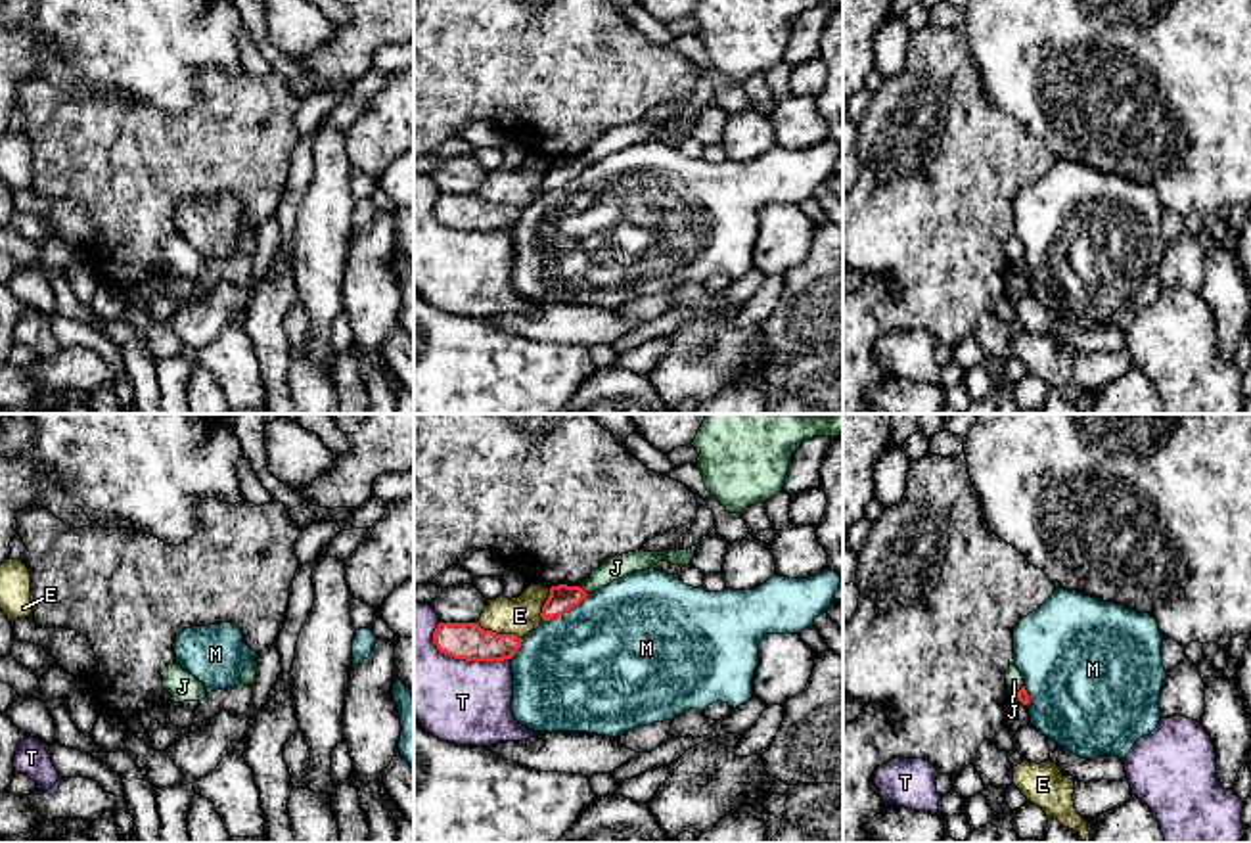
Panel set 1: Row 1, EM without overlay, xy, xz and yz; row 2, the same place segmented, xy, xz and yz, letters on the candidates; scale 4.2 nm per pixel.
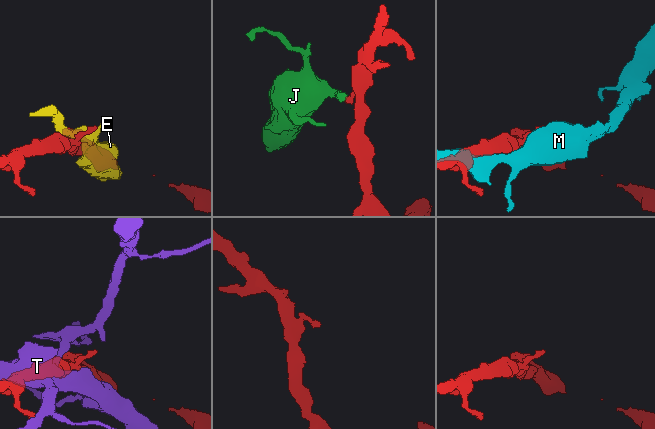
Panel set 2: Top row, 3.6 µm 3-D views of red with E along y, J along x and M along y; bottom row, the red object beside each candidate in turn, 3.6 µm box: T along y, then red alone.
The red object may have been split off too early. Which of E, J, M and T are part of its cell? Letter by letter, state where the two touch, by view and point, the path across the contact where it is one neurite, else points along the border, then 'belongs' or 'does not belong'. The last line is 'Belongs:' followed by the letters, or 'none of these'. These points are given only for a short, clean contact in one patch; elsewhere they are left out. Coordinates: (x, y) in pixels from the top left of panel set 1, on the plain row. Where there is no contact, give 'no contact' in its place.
E: contact xz (499, 205); does not belong
J: contact xz (583, 161); border xz (579, 156), (587, 165); does not belong
M: contact xz (566, 181); does not belong
T: contact xz (466, 230); does not belong
Belongs: none of these

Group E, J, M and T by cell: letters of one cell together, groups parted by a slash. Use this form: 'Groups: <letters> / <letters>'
Groups: E / J / M / T

